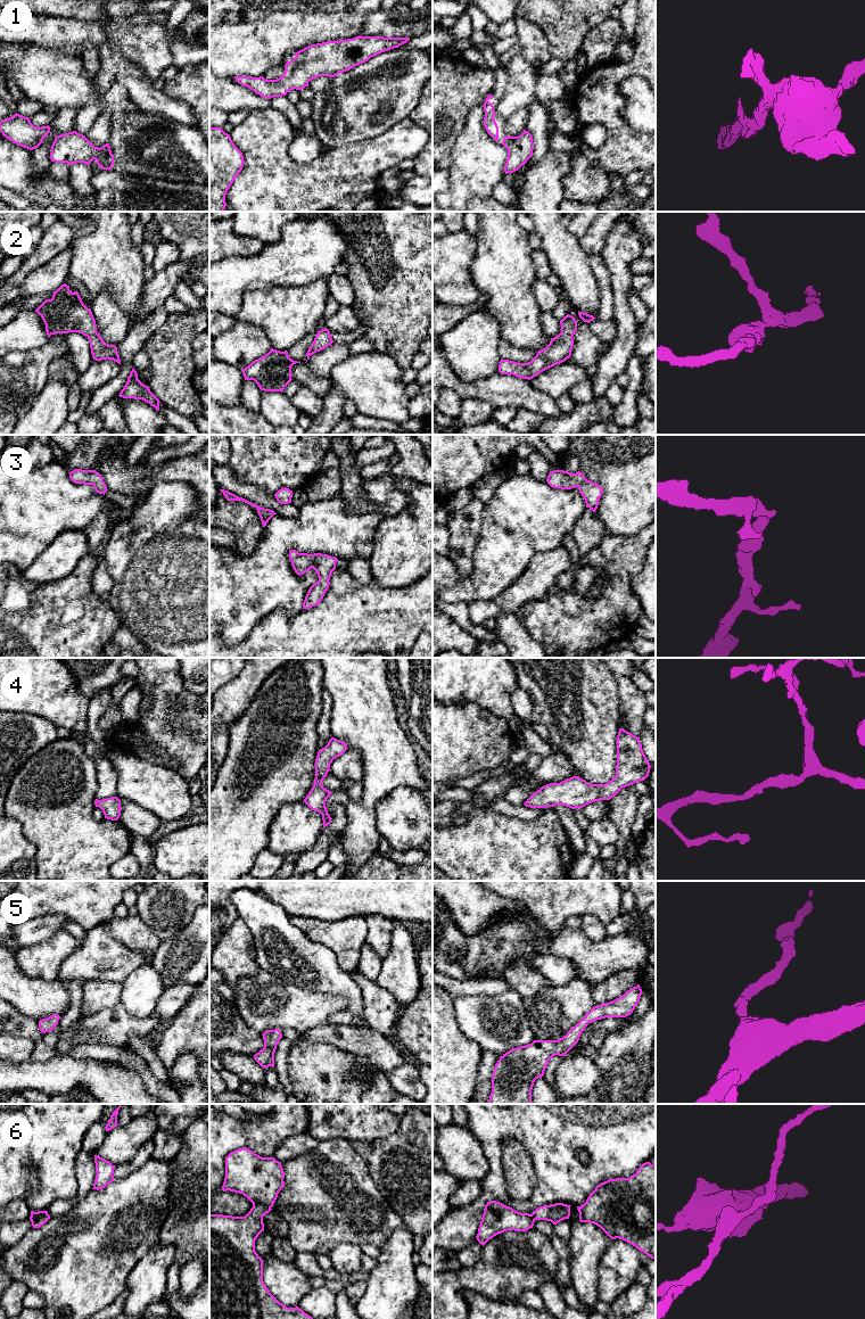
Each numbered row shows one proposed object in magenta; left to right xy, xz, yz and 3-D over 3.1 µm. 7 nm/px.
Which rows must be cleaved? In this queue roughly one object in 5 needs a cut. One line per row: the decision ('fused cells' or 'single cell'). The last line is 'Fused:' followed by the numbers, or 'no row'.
1: single cell
2: single cell
3: single cell
4: single cell
5: single cell
6: fused cells
Fused: 6

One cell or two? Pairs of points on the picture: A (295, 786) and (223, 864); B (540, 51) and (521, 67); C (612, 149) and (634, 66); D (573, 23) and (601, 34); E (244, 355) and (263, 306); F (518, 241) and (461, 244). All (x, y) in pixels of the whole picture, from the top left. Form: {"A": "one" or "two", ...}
{"A": "one", "B": "two", "C": "one", "D": "two", "E": "two", "F": "two"}

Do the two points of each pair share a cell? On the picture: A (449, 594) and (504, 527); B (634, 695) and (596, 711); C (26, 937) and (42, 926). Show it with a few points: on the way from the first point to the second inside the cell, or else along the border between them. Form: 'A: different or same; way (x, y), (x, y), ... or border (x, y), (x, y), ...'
A: same; way (468, 585), (504, 546)
B: different; border (617, 677), (618, 727)
C: same; way (30, 933), (39, 930)

